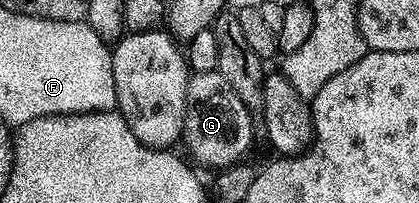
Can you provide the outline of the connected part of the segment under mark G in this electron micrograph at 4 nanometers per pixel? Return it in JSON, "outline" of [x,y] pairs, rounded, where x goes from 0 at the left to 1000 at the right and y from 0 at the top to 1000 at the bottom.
{"outline":[[[516,350],[465,360],[456,374],[444,453],[444,562],[434,675],[453,754],[482,813],[549,823],[597,734],[597,690],[611,635],[609,562],[563,463],[549,453],[544,409]]]}

